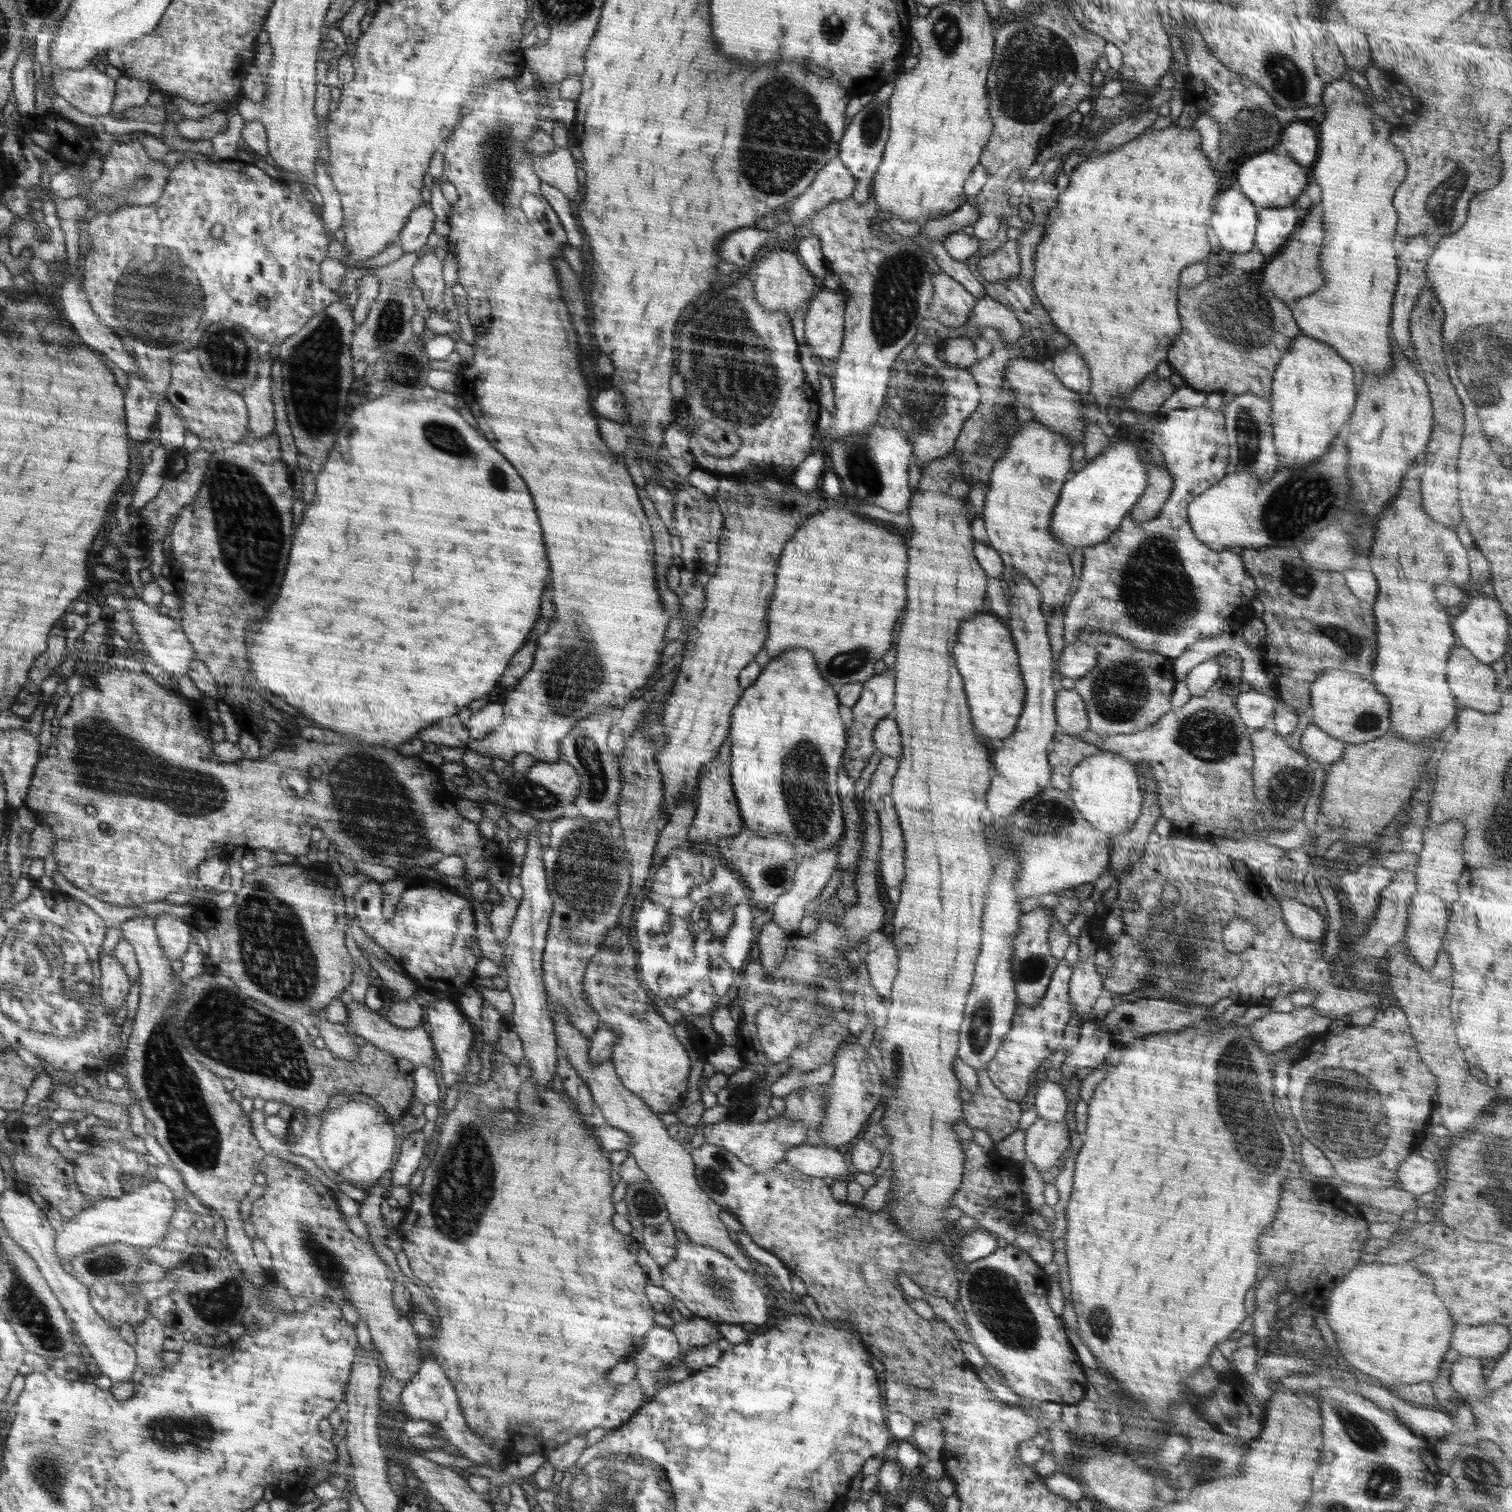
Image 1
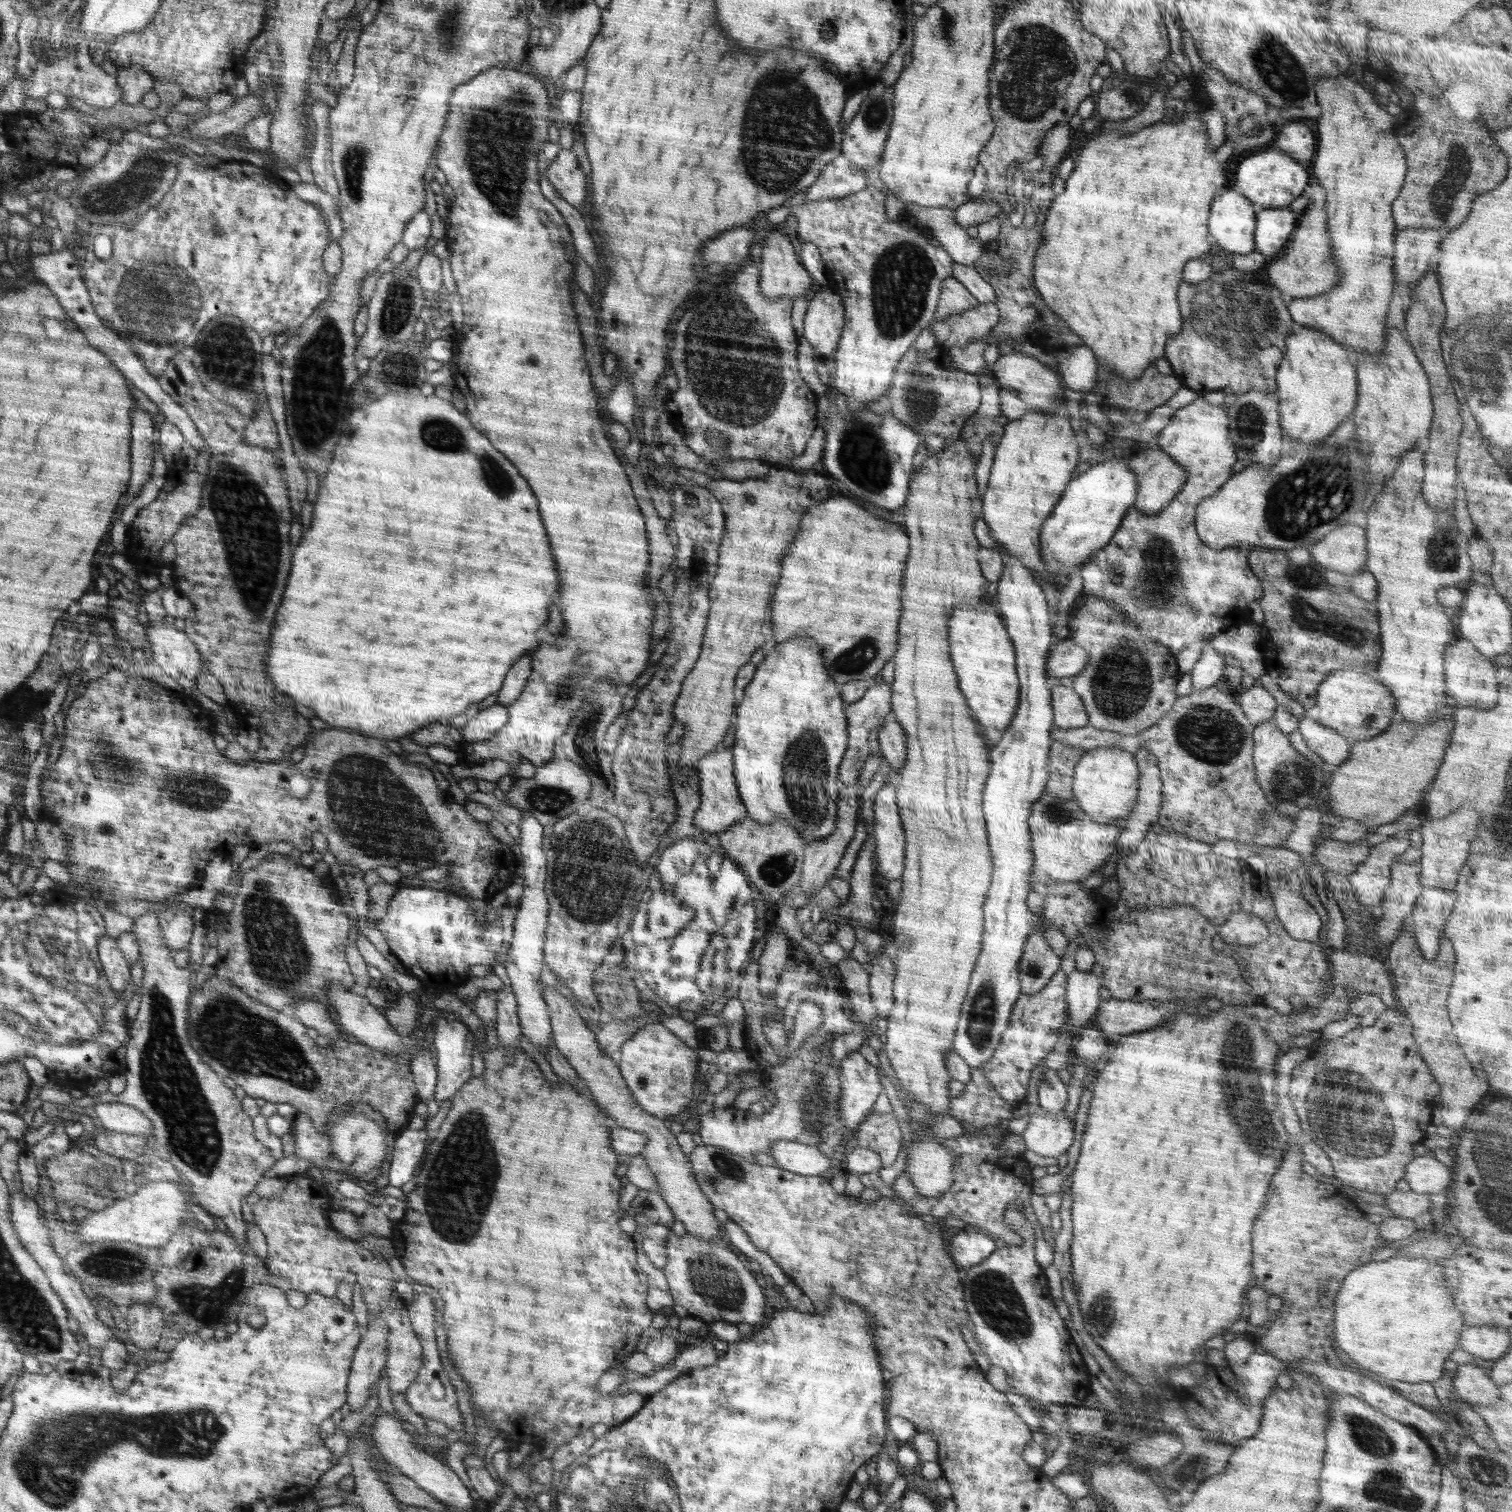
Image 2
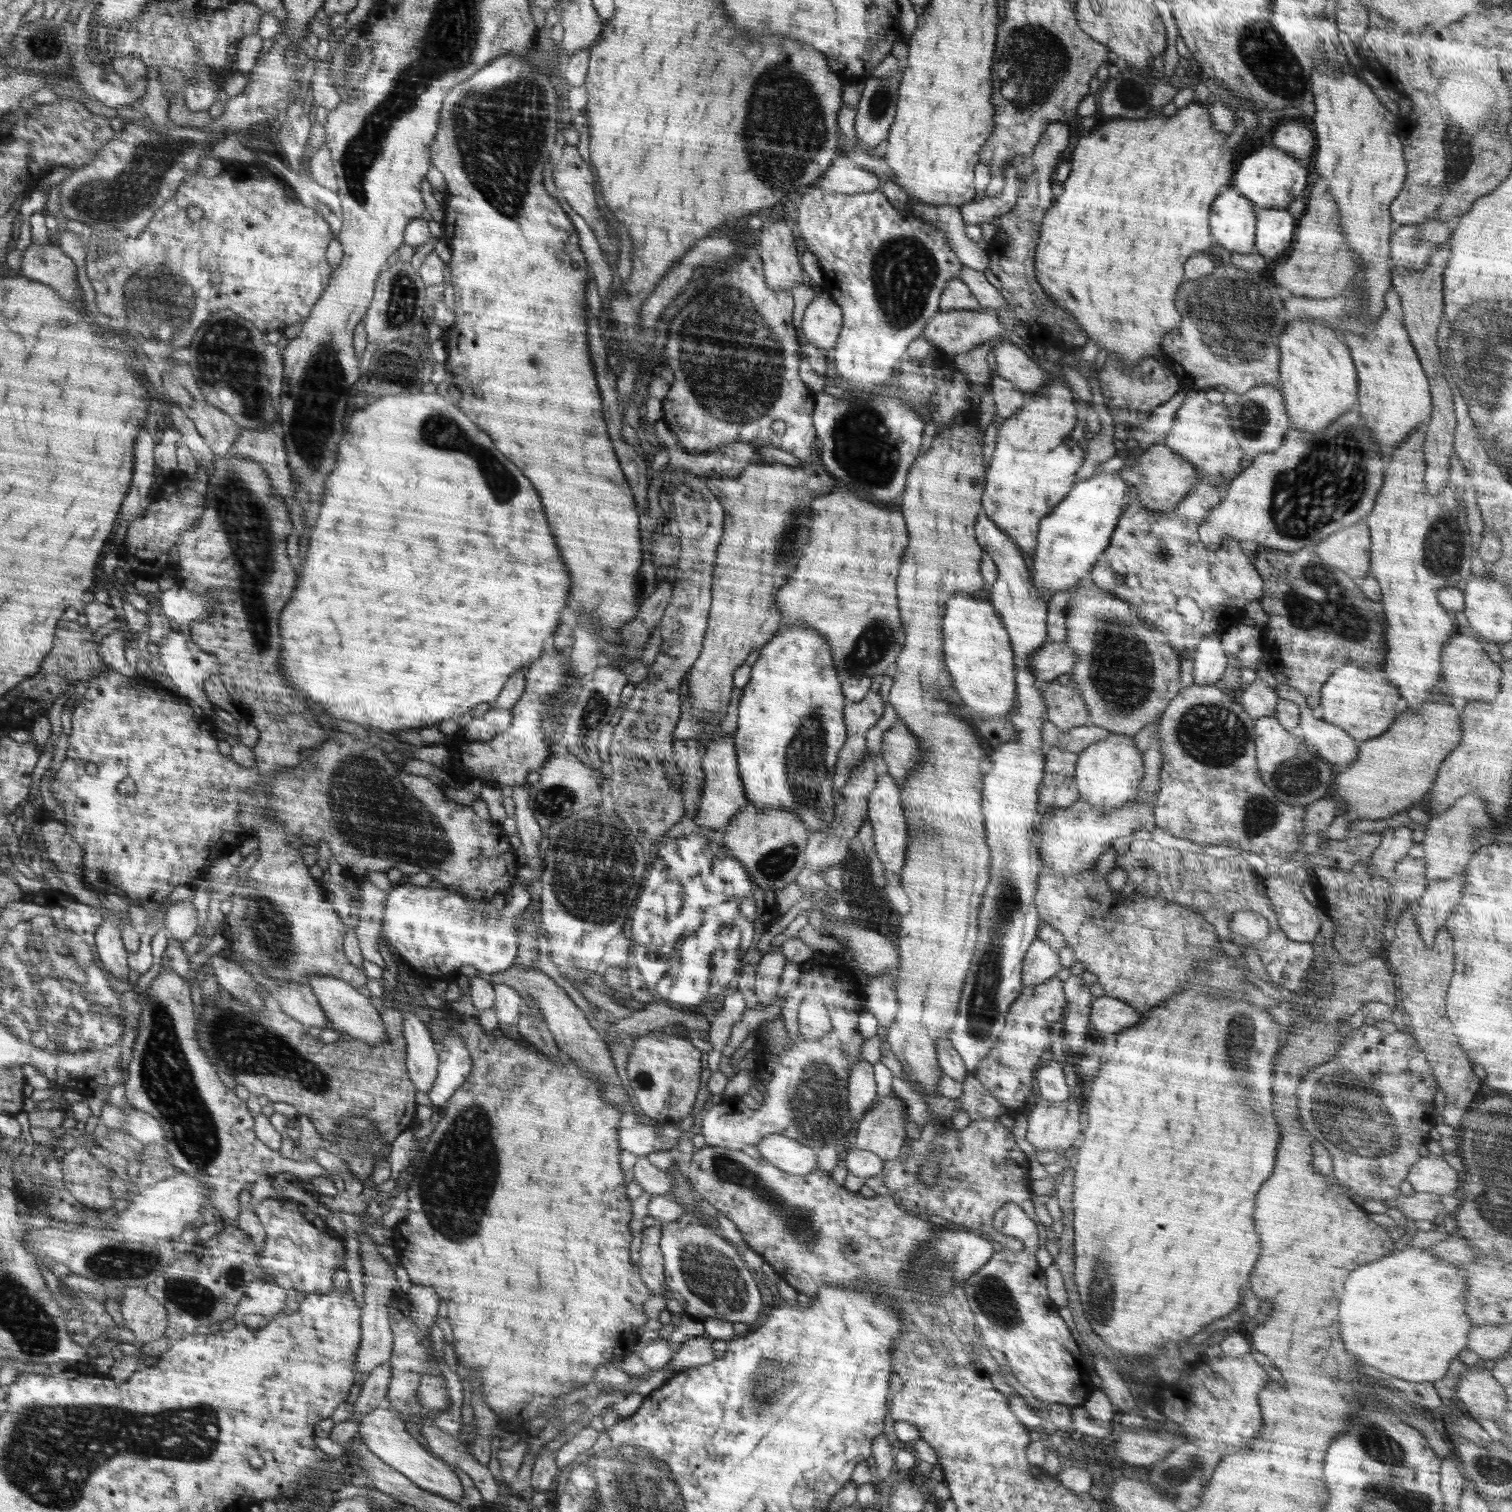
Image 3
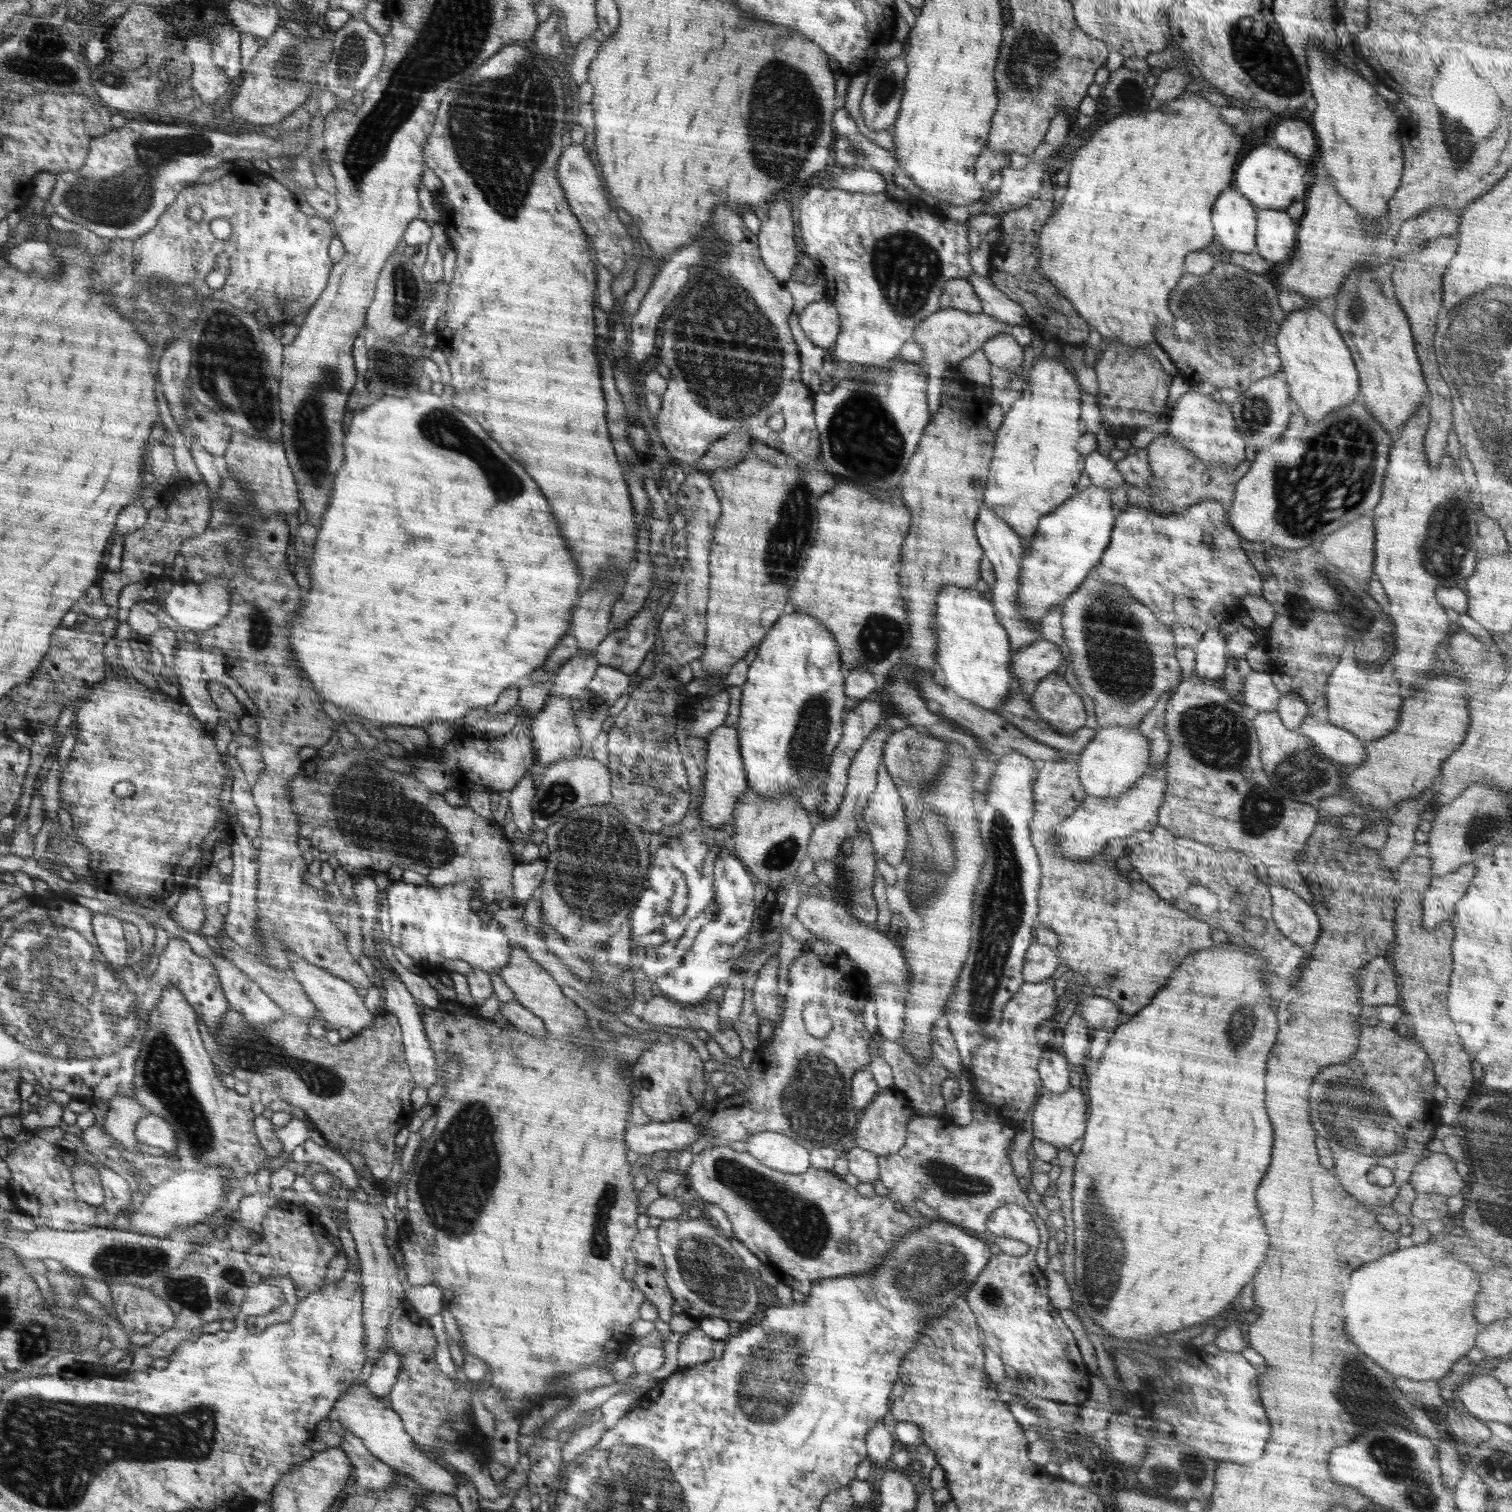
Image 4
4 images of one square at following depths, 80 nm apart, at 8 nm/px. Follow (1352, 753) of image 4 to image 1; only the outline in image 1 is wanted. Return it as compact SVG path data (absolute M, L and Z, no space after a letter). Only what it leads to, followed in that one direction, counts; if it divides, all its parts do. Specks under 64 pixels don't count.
M1312 722L1304 728L1300 744L1302 750L1310 758L1324 764L1332 764L1341 760L1346 747L1346 744L1340 739L1330 736Z

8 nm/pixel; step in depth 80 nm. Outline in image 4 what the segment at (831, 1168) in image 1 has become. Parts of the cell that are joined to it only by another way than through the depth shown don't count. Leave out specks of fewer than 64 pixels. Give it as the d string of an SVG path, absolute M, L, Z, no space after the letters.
M756 1133L745 1140L745 1150L772 1170L800 1174L811 1167L809 1150L780 1133Z

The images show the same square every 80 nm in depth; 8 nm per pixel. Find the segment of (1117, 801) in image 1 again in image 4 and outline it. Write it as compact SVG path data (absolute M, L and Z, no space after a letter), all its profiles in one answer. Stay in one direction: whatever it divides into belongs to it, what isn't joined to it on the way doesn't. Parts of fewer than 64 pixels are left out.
M1121 726L1099 727L1094 738L1076 755L1080 784L1091 797L1118 797L1134 787L1136 781L1149 769L1149 740L1139 730Z

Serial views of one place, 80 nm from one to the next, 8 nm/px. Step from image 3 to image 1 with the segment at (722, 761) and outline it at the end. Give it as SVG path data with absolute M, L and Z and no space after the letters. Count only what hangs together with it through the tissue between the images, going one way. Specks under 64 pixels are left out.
M718 756L703 766L697 786L697 809L693 823L689 828L689 841L692 844L692 848L701 849L710 840L716 841L720 837L738 834L738 831L743 827L743 820L732 788L730 770L730 765L721 762Z

